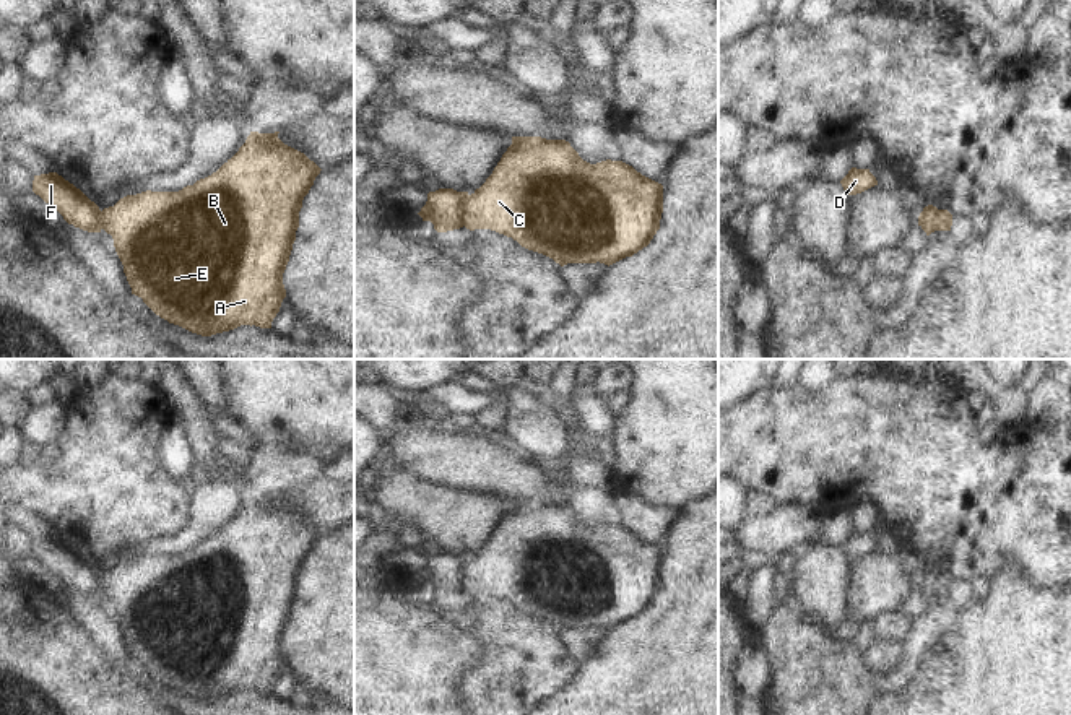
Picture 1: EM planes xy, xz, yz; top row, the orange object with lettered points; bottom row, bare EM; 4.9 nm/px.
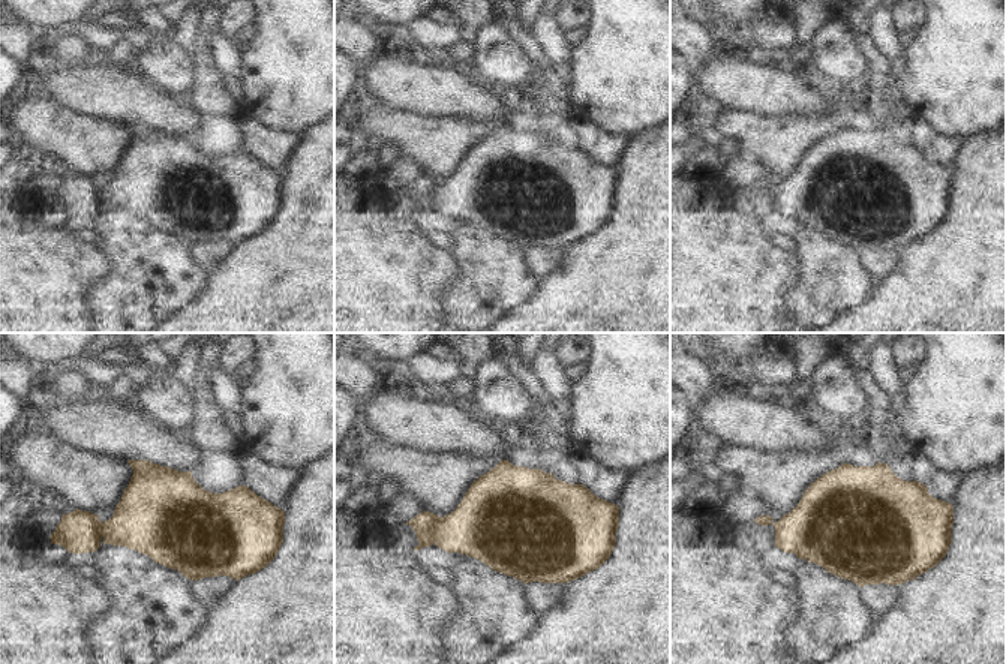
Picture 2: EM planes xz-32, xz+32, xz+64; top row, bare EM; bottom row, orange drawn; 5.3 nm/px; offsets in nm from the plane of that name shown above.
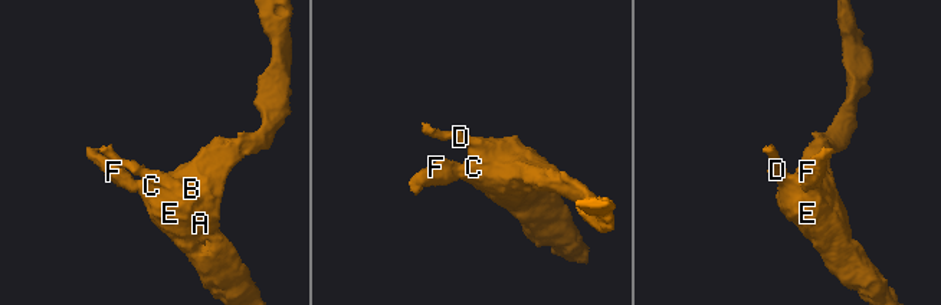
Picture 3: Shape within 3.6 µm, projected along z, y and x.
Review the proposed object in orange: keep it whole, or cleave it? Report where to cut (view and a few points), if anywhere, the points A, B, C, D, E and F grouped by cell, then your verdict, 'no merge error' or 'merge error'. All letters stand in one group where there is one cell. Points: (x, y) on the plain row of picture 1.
cut in xz along (468, 559), (463, 589); A B C D E / F; merge error

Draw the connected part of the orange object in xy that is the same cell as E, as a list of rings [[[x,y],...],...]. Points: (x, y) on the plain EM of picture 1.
[[[250,496],[239,515],[216,536],[179,556],[127,559],[101,575],[102,593],[114,603],[132,658],[161,682],[202,700],[241,689],[271,692],[286,661],[283,637],[296,604],[302,564],[322,535],[304,517],[284,509],[278,497]]]

